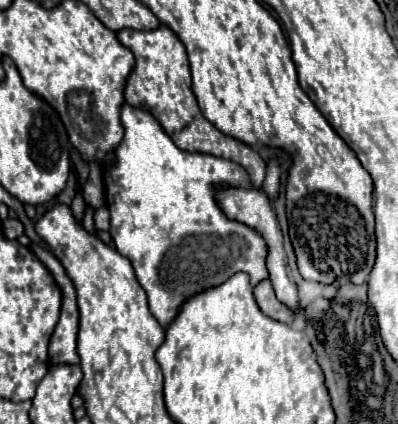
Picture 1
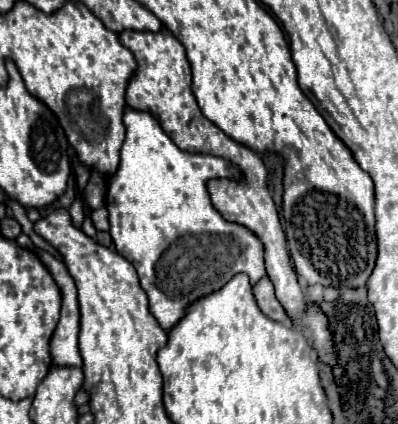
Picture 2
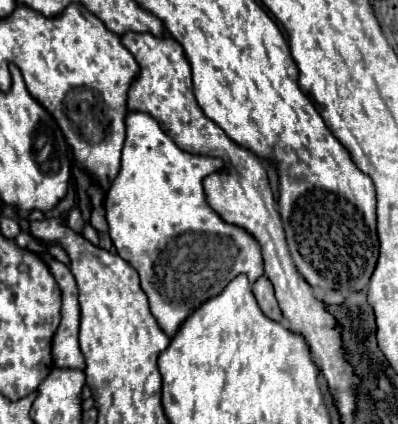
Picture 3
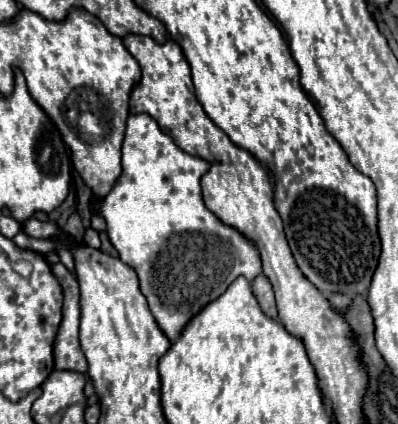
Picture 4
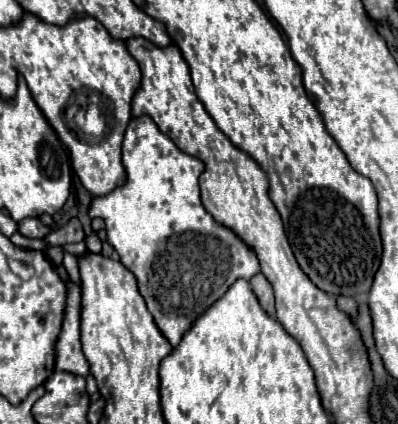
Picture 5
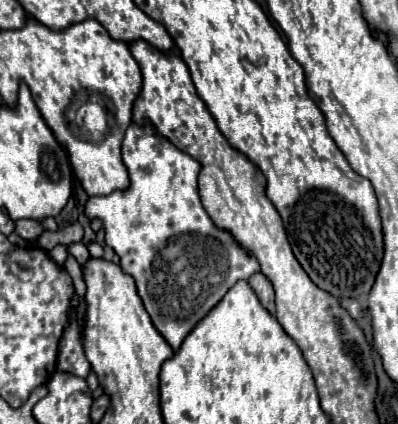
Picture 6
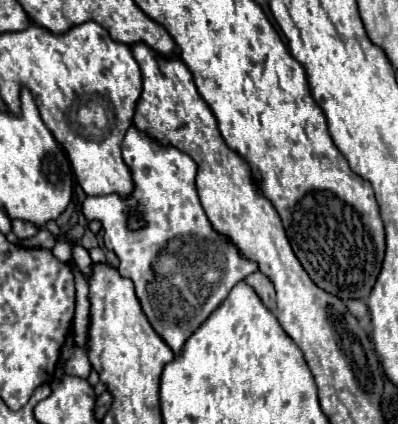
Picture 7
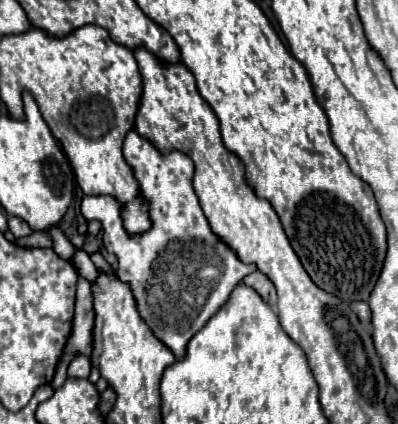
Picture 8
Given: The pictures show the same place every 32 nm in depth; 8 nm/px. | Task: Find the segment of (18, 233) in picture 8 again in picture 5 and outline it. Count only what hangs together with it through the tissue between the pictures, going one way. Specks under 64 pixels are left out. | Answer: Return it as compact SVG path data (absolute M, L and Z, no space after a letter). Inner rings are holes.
M26 218L18 226L20 226L18 232L24 234L24 236L28 236L28 238L44 238L46 234L52 232L52 228L50 226L44 226L38 218Z

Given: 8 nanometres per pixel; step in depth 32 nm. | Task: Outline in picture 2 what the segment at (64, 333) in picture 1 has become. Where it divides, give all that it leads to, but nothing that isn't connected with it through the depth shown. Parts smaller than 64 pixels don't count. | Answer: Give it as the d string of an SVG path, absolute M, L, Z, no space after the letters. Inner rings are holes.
M36 248L36 254L62 290L62 314L56 332L50 340L50 356L56 362L56 366L82 366L82 356L78 350L80 310L76 298L76 284L60 260L56 260L52 254L40 248Z

